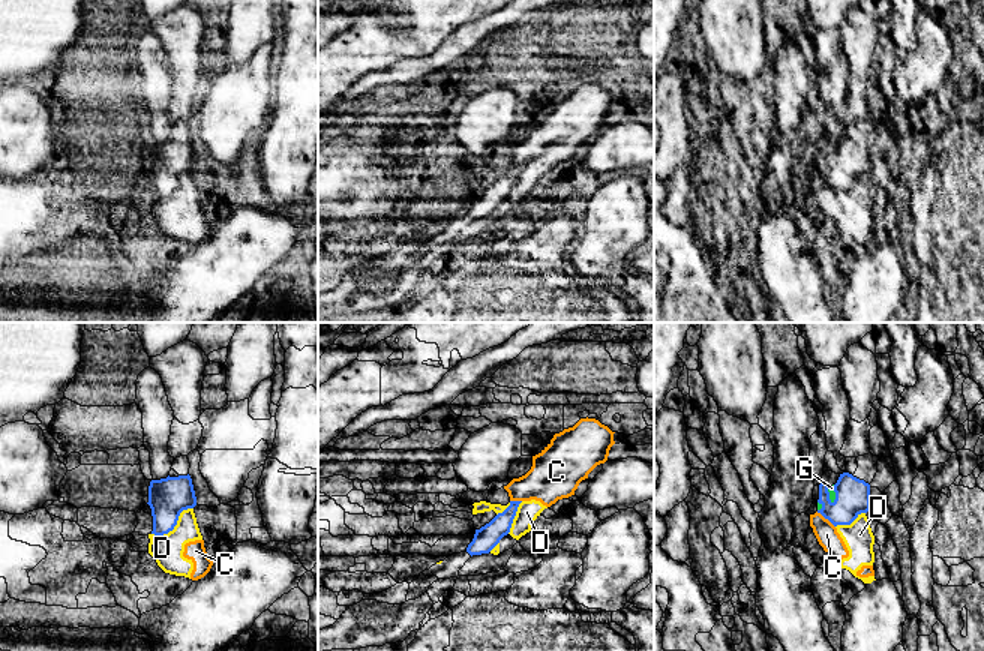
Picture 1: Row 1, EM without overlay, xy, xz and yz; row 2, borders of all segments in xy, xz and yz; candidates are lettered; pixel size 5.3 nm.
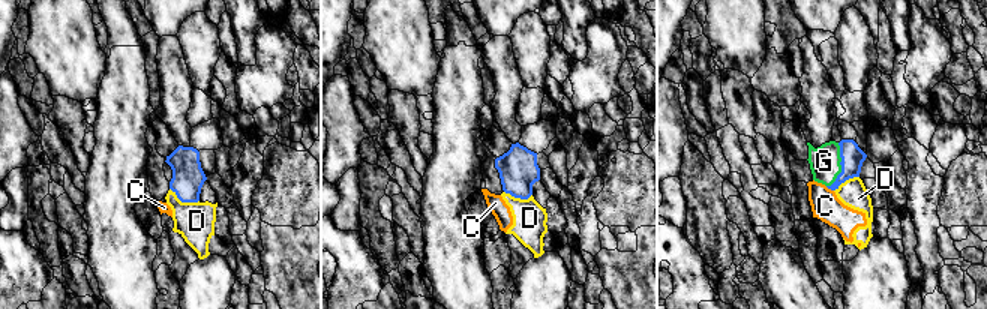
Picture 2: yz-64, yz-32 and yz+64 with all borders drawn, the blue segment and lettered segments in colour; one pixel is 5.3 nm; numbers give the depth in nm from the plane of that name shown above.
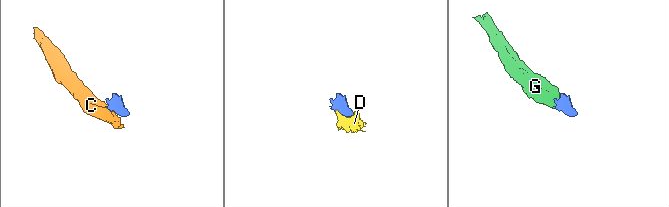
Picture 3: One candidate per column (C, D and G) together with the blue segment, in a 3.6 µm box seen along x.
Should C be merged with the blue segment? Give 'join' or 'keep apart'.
keep apart

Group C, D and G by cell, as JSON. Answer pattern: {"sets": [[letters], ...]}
{"sets": [["C", "D"], ["G"]]}

